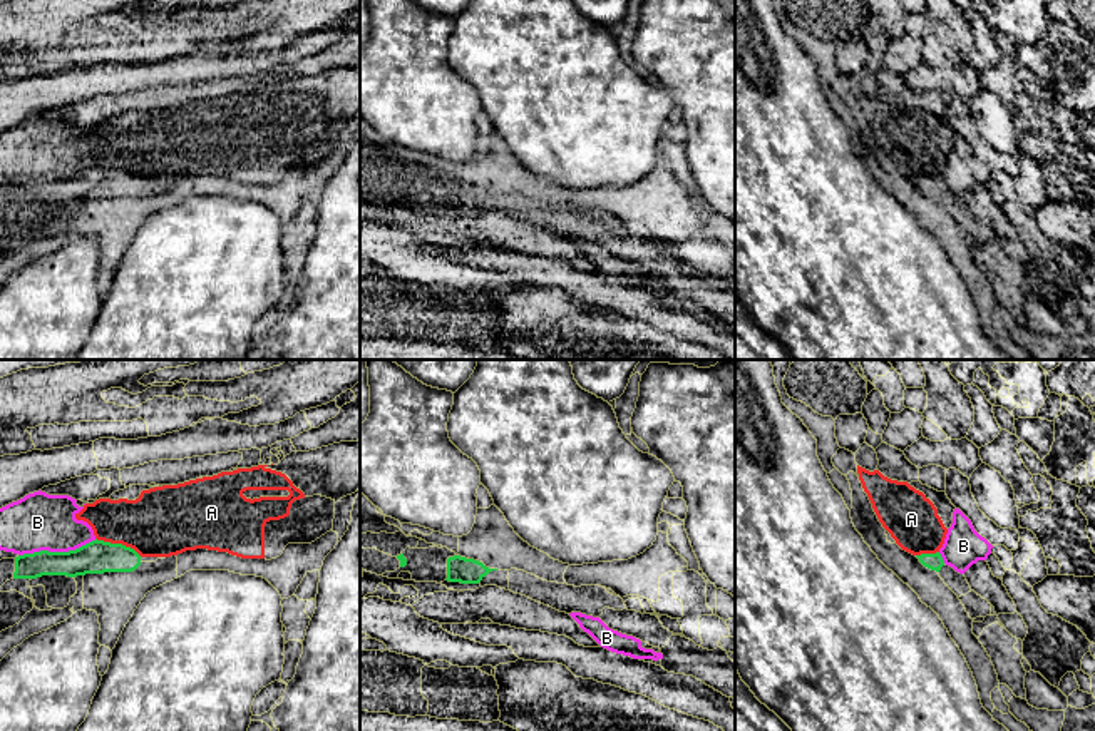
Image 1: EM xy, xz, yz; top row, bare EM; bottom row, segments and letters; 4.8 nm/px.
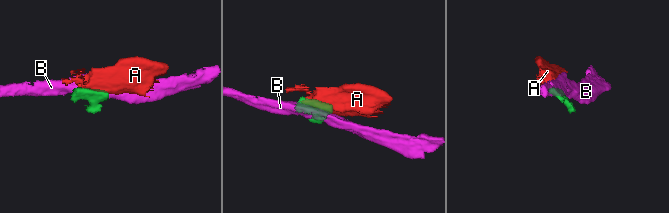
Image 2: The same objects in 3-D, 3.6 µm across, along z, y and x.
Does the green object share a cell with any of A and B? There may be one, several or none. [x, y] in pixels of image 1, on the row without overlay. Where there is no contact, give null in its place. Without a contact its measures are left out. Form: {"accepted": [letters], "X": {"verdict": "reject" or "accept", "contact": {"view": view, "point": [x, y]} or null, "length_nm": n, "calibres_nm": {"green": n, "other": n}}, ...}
{"accepted": [], "A": {"verdict": "reject", "contact": {"view": "xy", "point": [119, 169]}, "length_nm": 240, "calibres_nm": {"green": 160, "other": 340}}, "B": {"verdict": "reject", "contact": {"view": "xy", "point": [57, 178]}, "length_nm": 380, "calibres_nm": {"green": 160, "other": 280}}}

